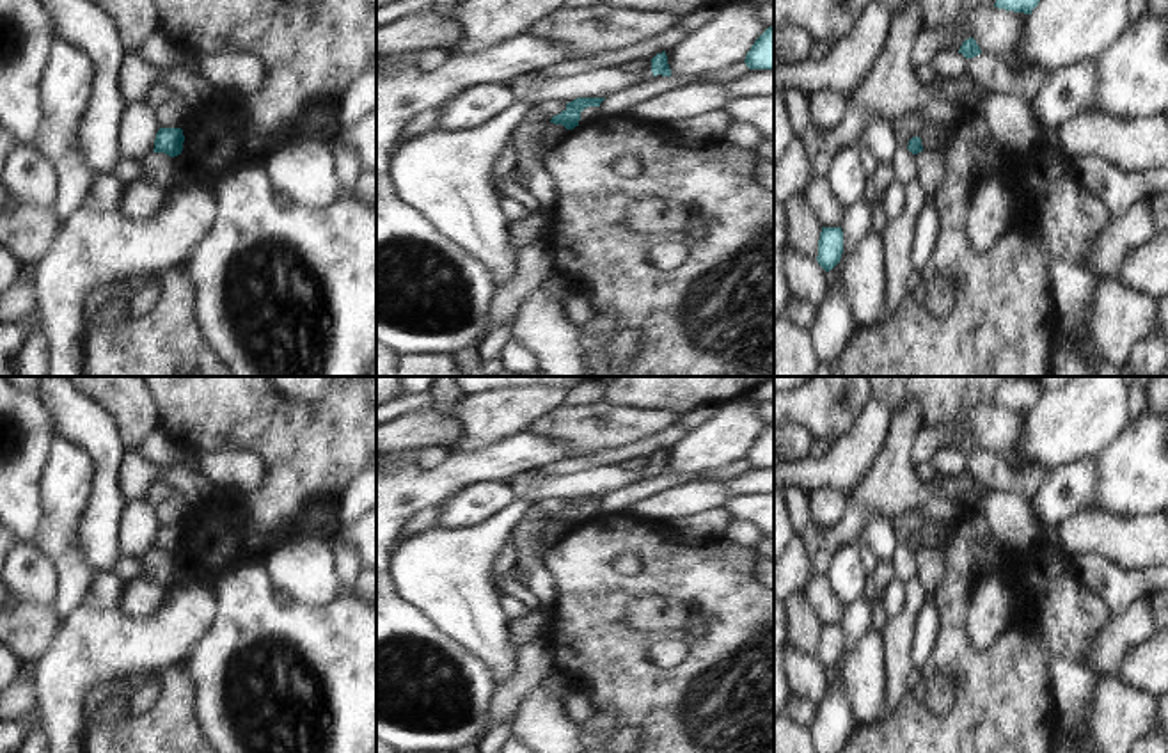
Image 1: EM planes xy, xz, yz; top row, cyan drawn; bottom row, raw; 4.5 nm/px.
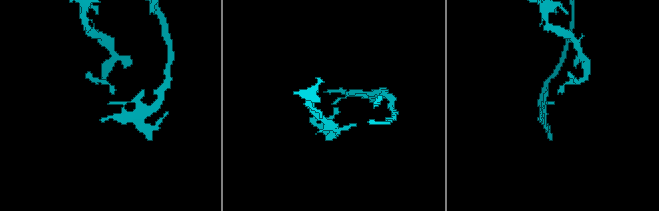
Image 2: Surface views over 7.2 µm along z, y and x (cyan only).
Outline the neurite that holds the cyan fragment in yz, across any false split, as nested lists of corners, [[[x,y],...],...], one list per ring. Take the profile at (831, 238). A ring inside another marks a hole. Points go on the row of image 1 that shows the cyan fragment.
[[[822,227],[818,240],[818,265],[829,272],[833,270],[843,254],[843,231],[841,227]]]

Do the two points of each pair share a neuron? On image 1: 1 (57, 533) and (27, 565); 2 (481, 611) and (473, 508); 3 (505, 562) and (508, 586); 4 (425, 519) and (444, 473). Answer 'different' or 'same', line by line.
1: different
2: different
3: different
4: different

